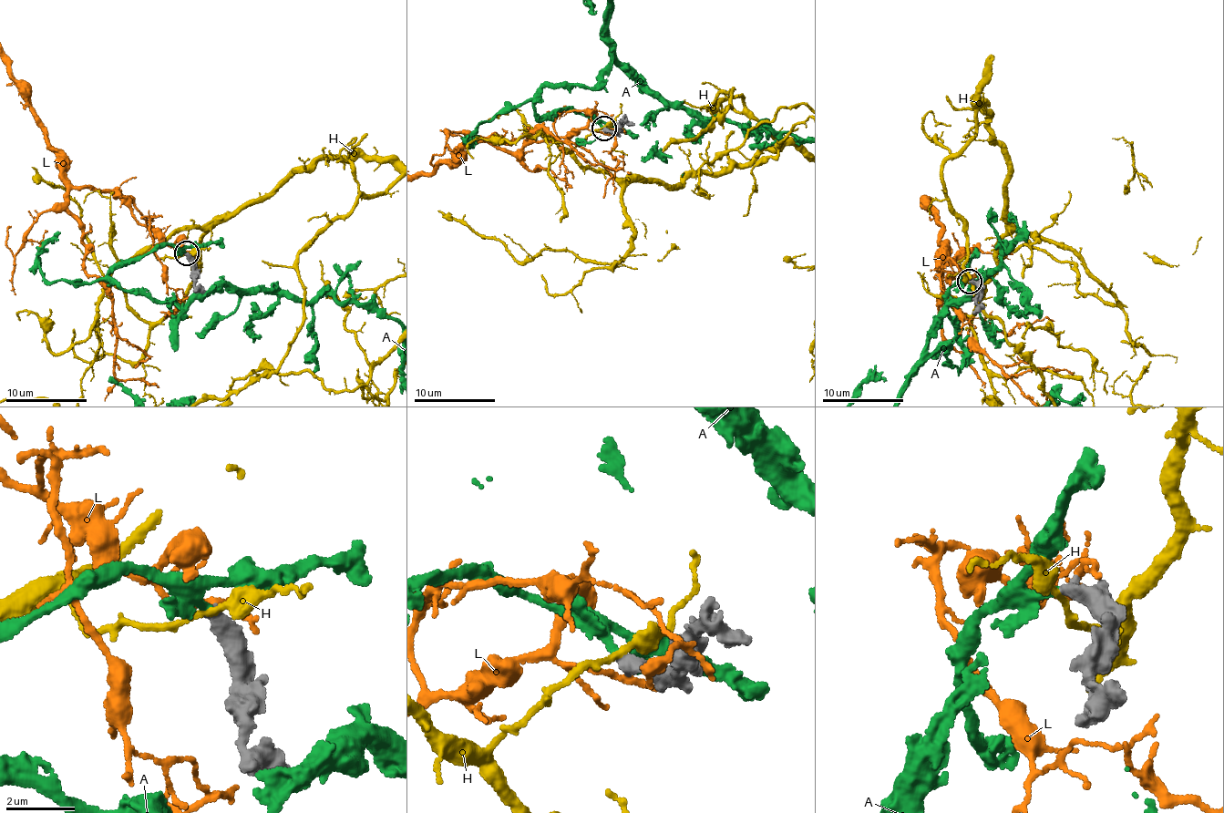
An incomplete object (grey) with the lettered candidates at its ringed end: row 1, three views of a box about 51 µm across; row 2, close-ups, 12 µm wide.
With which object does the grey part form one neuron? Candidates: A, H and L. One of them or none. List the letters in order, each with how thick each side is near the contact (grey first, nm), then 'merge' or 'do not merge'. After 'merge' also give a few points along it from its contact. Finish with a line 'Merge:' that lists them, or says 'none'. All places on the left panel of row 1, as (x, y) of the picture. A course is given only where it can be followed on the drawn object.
A: 400/240 nm | merge
H: 400/200 nm | do not merge
L: 400/180 nm | do not merge
Merge: A

